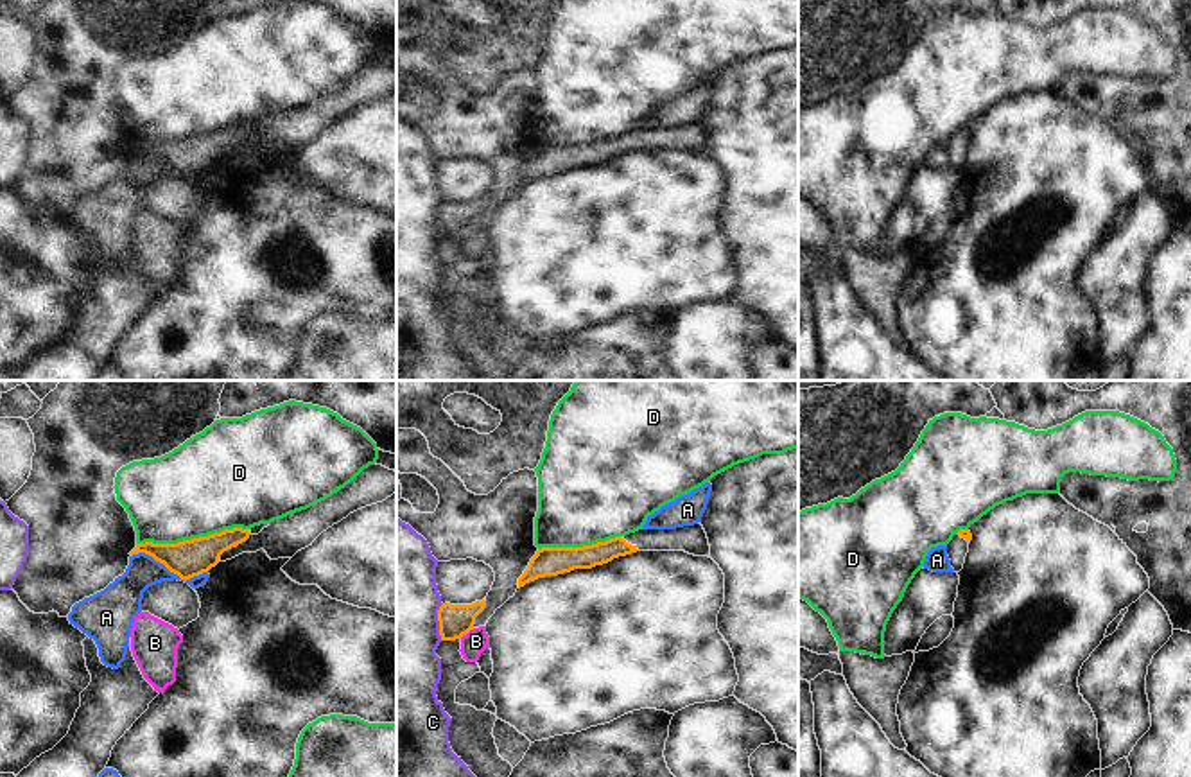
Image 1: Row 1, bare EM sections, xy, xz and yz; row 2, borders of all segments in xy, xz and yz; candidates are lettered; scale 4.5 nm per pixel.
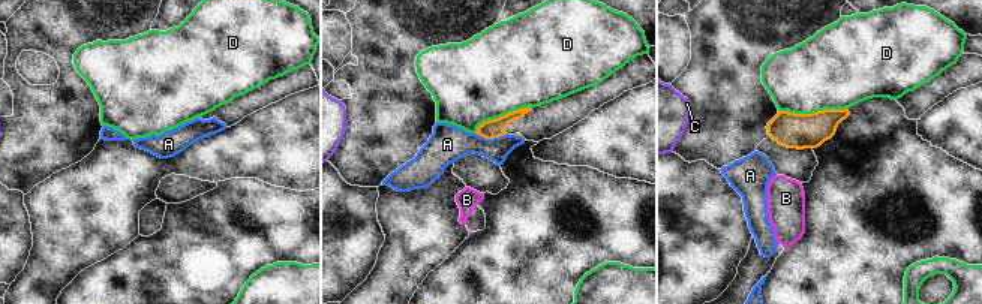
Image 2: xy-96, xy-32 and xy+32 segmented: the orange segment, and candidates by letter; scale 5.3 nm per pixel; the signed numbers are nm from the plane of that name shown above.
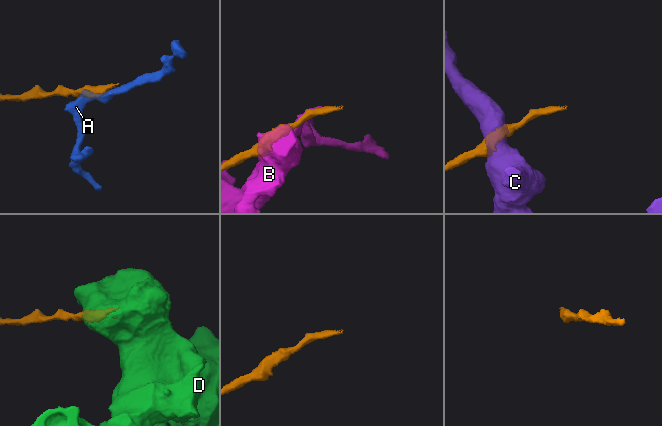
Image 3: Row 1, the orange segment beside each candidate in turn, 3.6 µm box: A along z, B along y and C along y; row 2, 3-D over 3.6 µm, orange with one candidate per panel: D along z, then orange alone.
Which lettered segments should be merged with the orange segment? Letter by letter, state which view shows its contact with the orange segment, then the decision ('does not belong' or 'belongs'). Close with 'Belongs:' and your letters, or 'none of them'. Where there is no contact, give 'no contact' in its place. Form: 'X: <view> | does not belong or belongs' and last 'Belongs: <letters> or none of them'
A: xy | does not belong
B: xz | does not belong
C: xz | does not belong
D: xy | does not belong
Belongs: none of them

